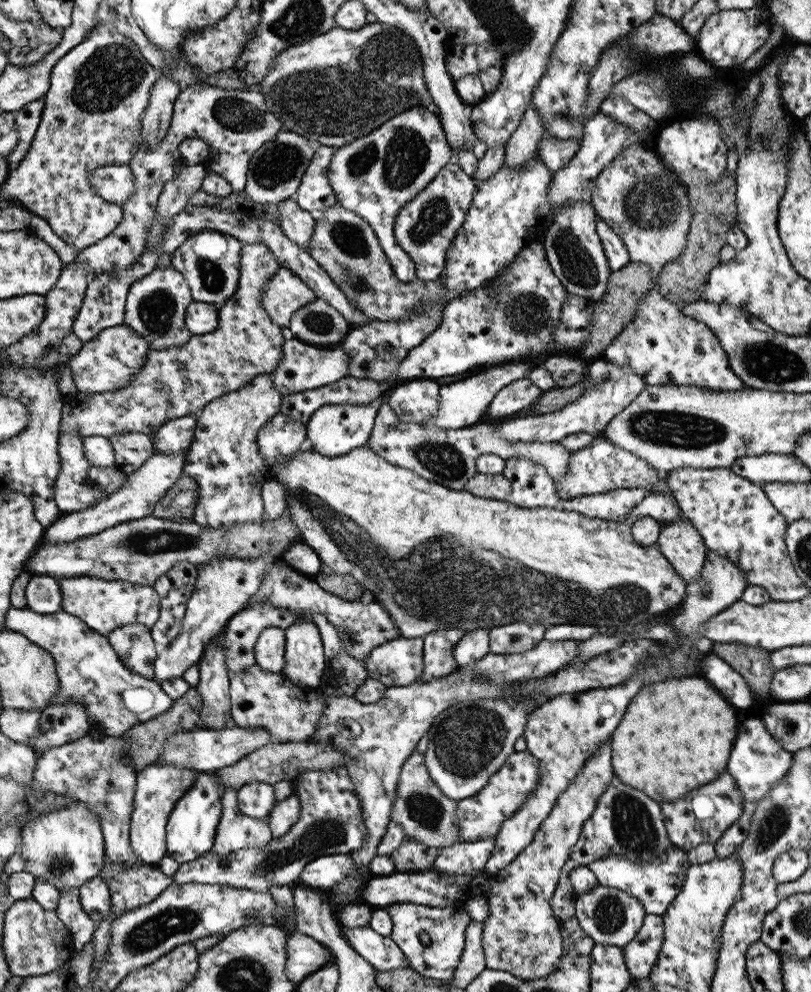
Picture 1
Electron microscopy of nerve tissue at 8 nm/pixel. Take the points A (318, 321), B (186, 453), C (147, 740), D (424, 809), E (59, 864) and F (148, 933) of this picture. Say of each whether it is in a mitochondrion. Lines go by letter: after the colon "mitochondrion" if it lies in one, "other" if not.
A: mitochondrion
B: other
C: mitochondrion
D: mitochondrion
E: mitochondrion
F: mitochondrion

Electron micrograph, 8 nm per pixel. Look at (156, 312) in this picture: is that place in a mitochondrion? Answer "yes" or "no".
yes

